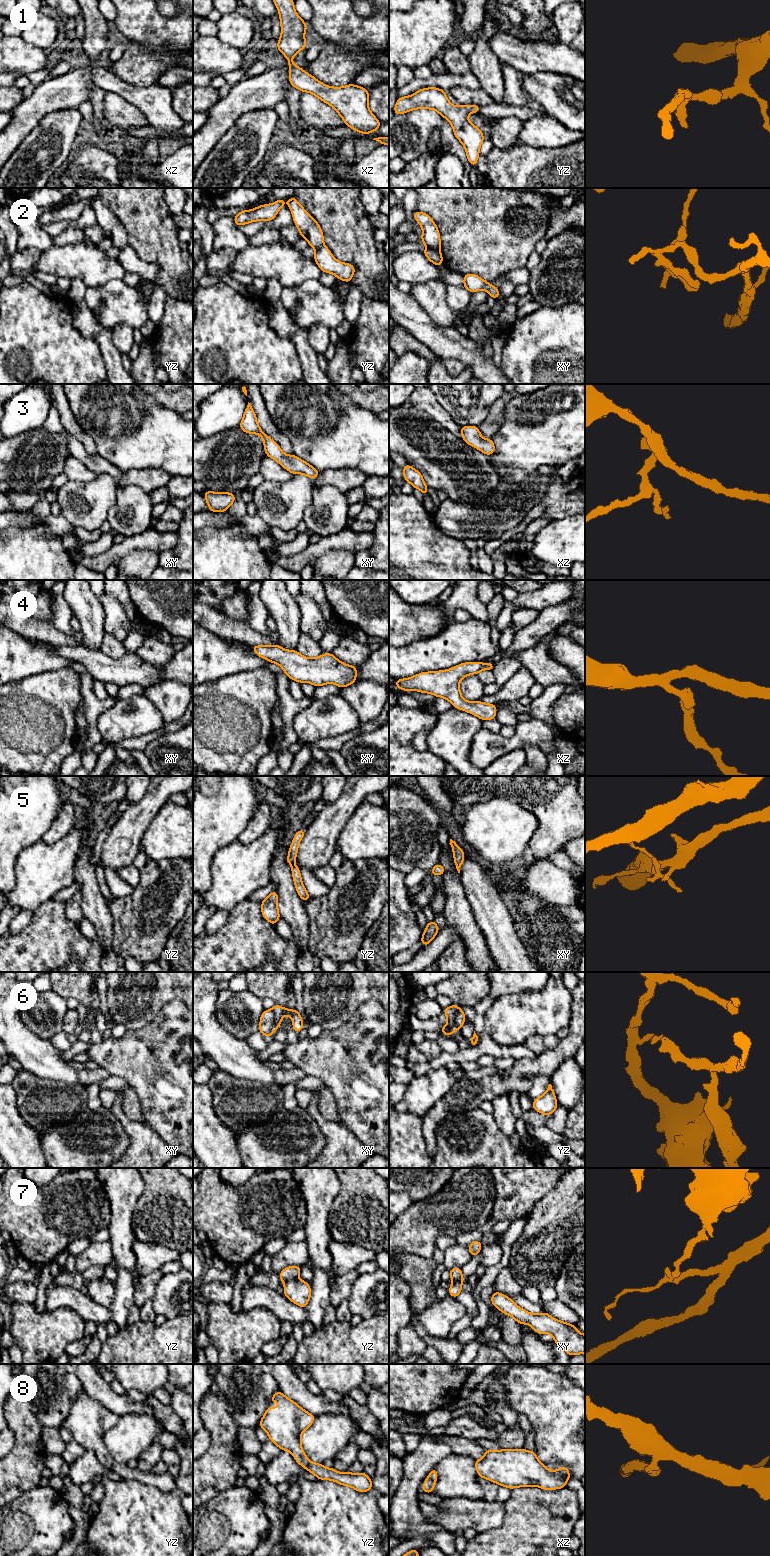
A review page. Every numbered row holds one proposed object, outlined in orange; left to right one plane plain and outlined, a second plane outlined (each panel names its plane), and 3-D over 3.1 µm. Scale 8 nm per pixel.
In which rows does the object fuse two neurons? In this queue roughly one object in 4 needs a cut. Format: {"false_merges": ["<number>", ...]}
{"false_merges": ["2", "5", "6", "7"]}

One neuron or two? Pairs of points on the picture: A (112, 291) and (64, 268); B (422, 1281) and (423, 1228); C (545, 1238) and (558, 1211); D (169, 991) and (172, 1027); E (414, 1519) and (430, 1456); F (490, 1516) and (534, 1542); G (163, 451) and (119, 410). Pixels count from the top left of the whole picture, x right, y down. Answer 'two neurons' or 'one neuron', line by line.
A: two neurons
B: two neurons
C: one neuron
D: two neurons
E: one neuron
F: two neurons
G: one neuron

